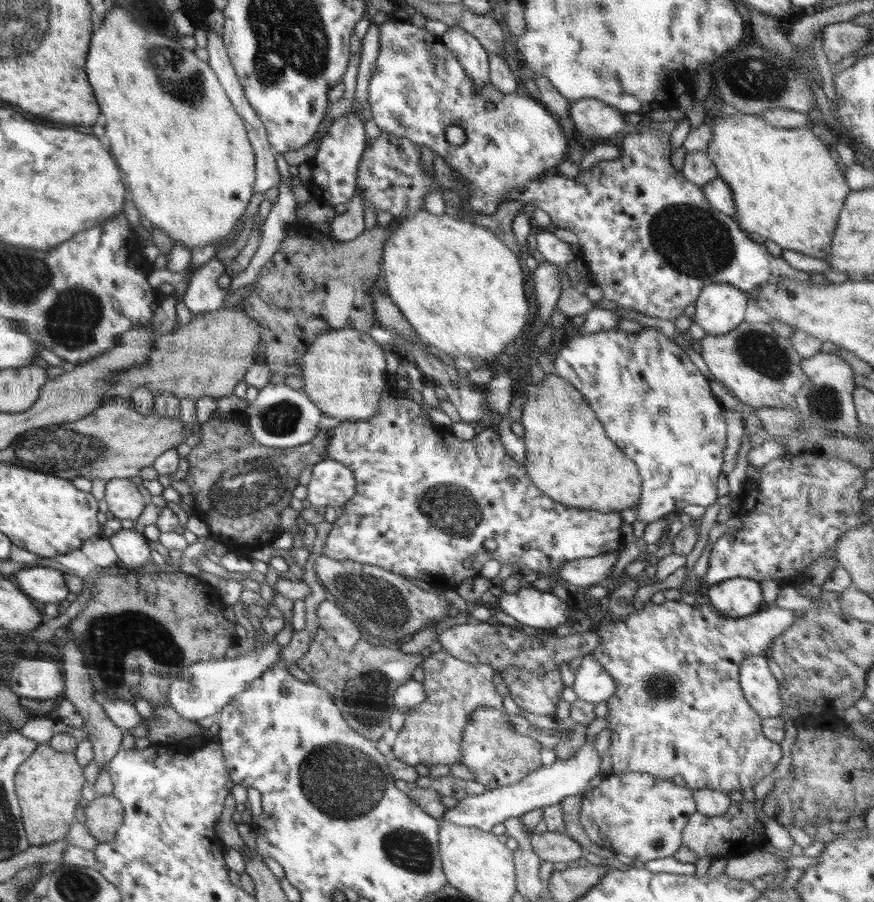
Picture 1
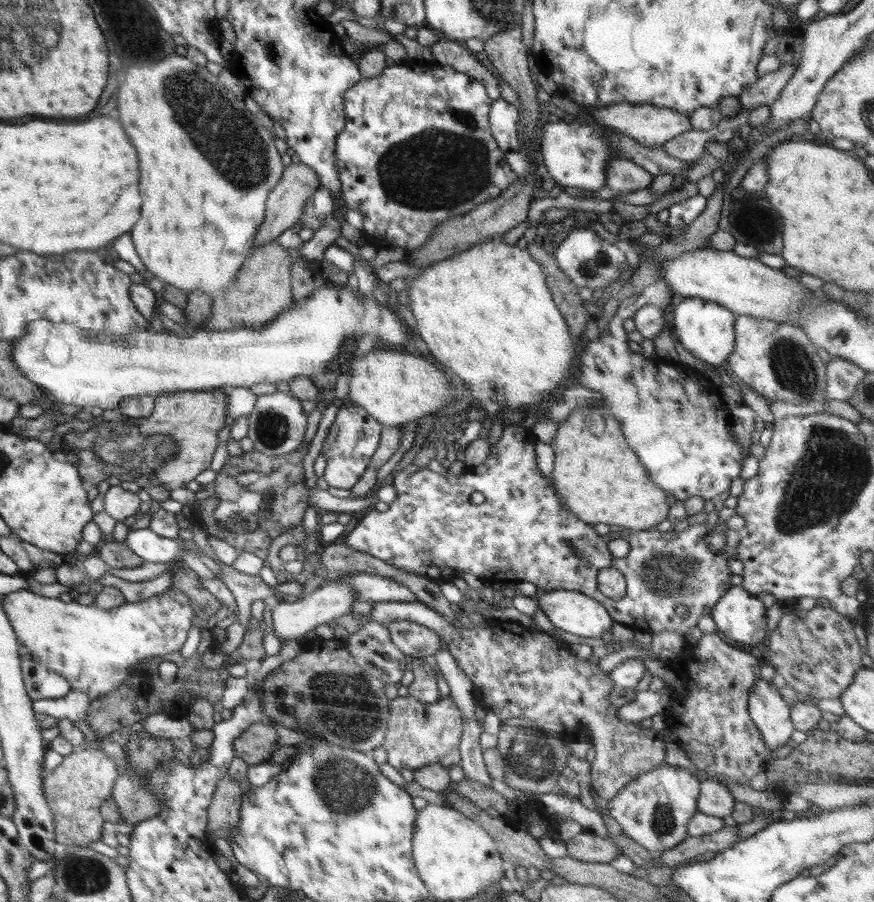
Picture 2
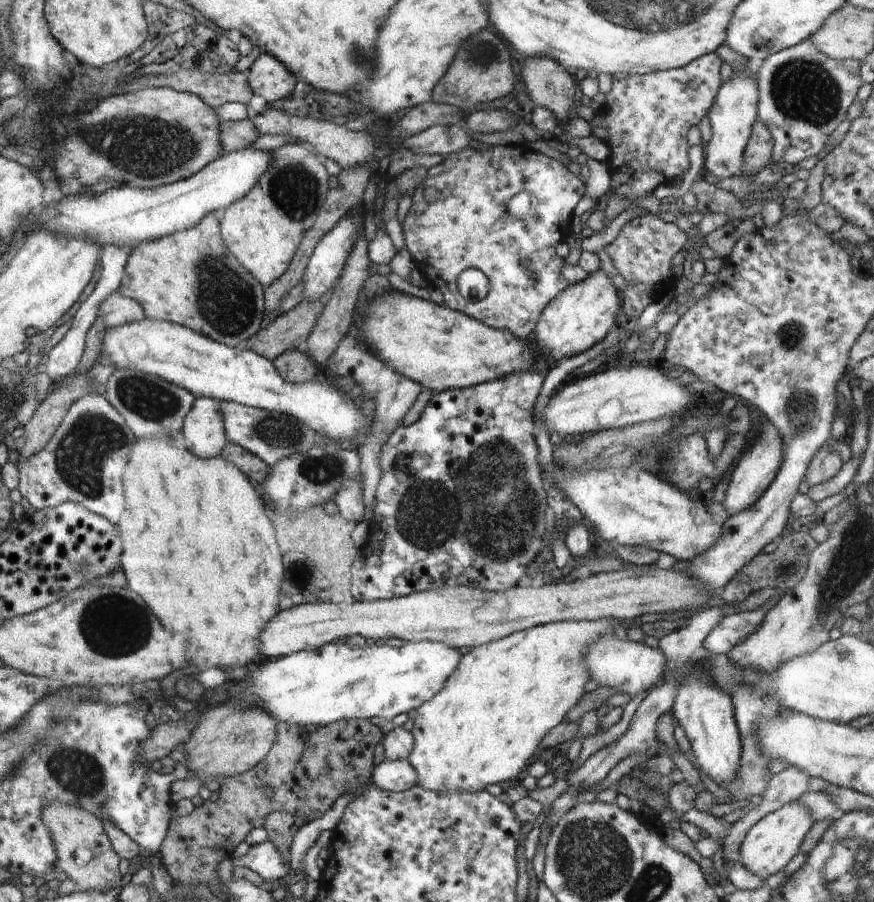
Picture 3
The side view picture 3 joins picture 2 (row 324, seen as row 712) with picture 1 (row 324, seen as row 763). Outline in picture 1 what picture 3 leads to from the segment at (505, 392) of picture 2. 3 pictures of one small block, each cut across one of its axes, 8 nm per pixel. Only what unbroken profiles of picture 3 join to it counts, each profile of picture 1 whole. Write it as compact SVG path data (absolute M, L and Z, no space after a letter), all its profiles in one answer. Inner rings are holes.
M426 210L417 213L413 218L395 220L391 226L394 232L382 246L382 276L386 280L388 294L392 298L392 302L398 306L404 318L410 322L410 326L416 330L422 340L436 346L438 350L445 352L452 358L468 356L468 358L474 360L479 359L482 363L486 359L493 360L498 354L502 354L504 348L507 348L506 346L512 340L516 340L522 334L526 324L528 324L528 318L530 318L530 304L526 295L524 295L526 292L524 291L524 272L522 272L523 259L506 246L500 240L500 237L497 237L491 230L482 228L479 224L474 224L474 222L457 220L445 213L442 216L434 216Z

